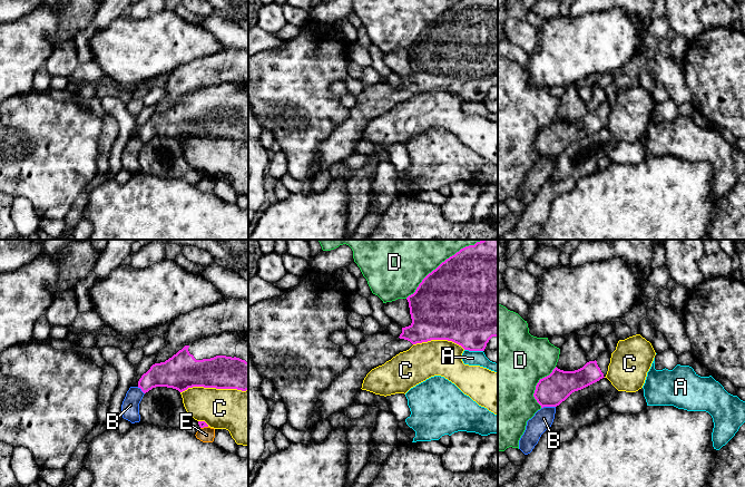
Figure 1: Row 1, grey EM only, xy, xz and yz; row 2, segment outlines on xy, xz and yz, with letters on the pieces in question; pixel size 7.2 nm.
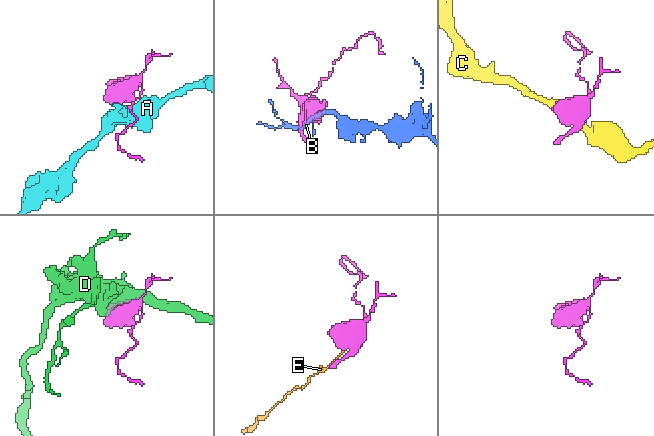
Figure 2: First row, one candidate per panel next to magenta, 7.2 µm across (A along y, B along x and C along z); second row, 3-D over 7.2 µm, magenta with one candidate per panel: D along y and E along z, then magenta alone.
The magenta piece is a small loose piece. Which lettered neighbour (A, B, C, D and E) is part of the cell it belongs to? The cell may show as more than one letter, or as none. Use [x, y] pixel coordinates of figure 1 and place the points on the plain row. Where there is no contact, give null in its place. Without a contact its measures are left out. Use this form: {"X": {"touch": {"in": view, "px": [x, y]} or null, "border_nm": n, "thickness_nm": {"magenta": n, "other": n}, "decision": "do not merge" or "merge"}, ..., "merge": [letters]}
{"A": {"touch": {"in": "xz", "px": [473, 100]}, "border_nm": 140, "thickness_nm": {"magenta": 440, "other": 110}, "decision": "do not merge"}, "B": {"touch": {"in": "yz", "px": [548, 156]}, "border_nm": 110, "thickness_nm": {"magenta": 220, "other": 140}, "decision": "do not merge"}, "C": {"touch": {"in": "xy", "px": [214, 137]}, "border_nm": 480, "thickness_nm": {"magenta": 240, "other": 300}, "decision": "do not merge"}, "D": {"touch": {"in": "xz", "px": [432, 21]}, "border_nm": 550, "thickness_nm": {"magenta": 500, "other": 340}, "decision": "do not merge"}, "E": {"touch": {"in": "xy", "px": [204, 176]}, "border_nm": 60, "thickness_nm": {"magenta": 50, "other": 110}, "decision": "do not merge"}, "merge": []}

